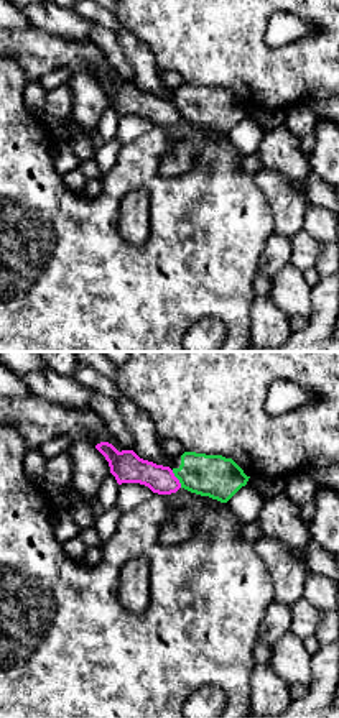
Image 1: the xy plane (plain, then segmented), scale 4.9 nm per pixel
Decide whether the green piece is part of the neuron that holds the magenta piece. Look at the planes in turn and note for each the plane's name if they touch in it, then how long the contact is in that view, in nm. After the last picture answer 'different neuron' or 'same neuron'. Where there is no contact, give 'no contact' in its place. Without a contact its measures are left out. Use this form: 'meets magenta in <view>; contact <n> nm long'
meets magenta in xy; contact 100 nm long

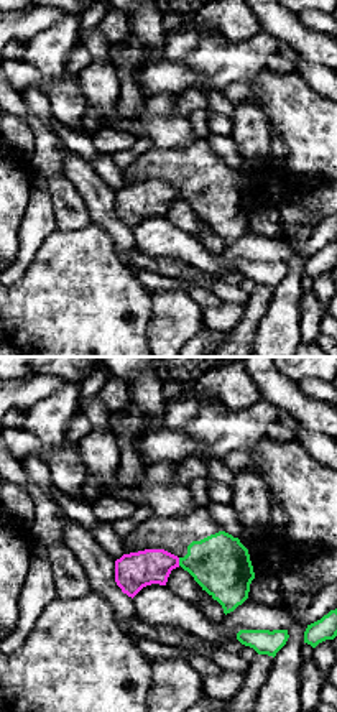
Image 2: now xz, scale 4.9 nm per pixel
meets magenta in xz; contact 40 nm long

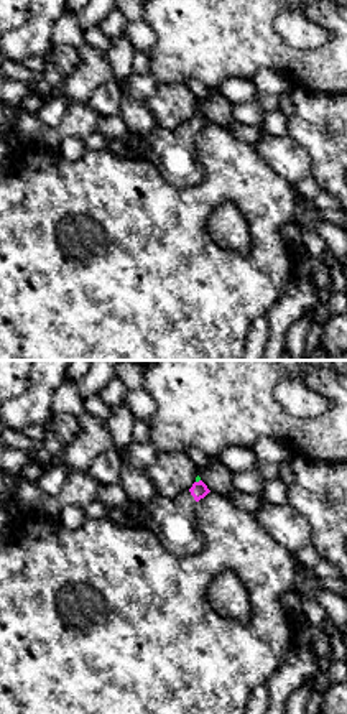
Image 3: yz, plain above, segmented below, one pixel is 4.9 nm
meets magenta in yz; contact 30 nm long

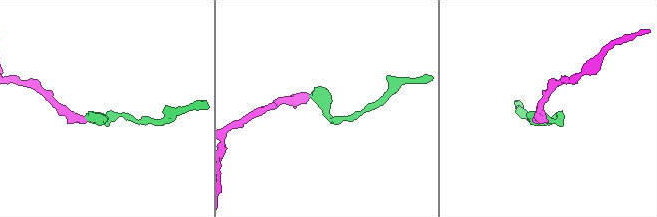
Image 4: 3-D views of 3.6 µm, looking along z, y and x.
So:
different neuron

